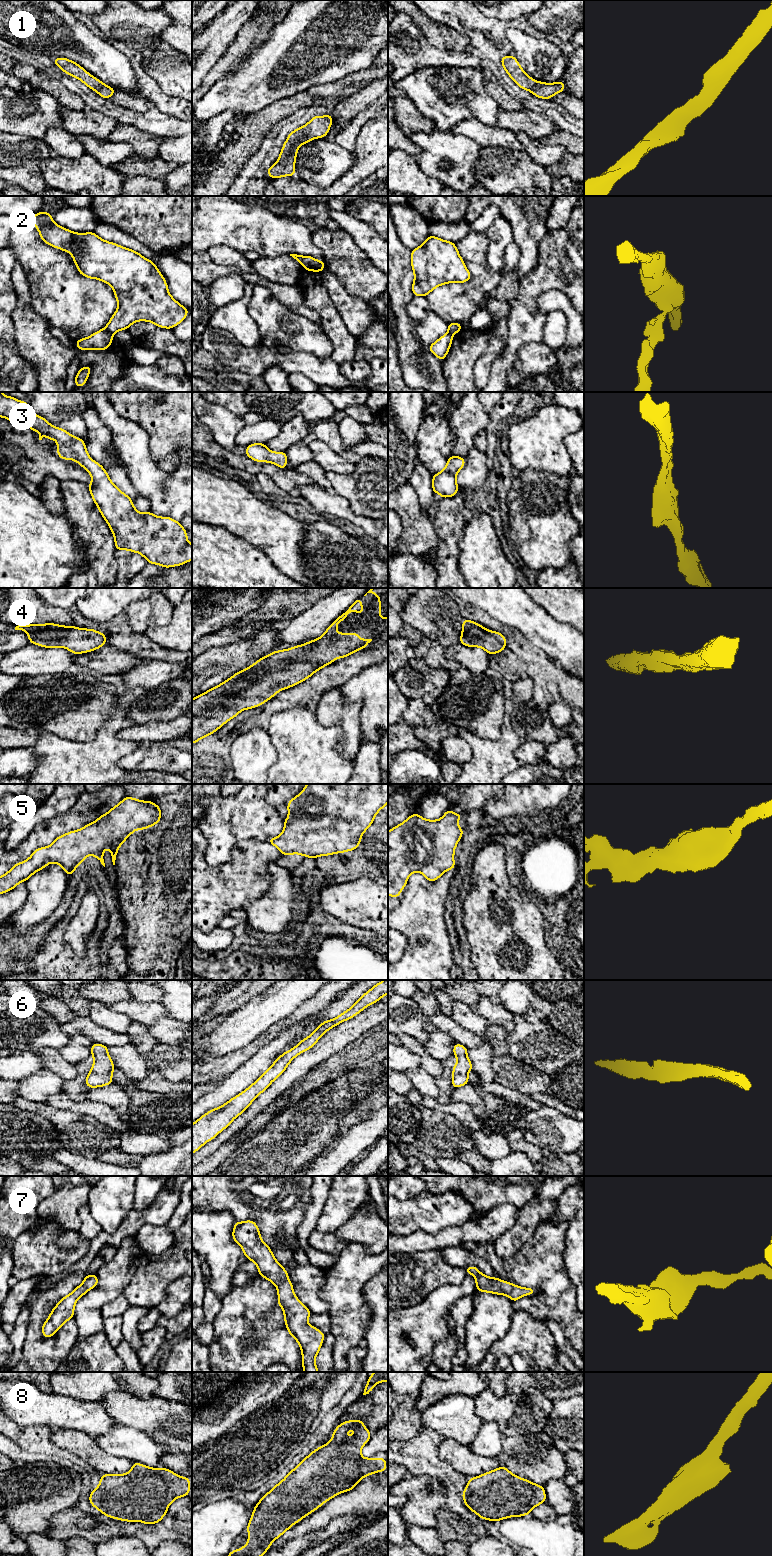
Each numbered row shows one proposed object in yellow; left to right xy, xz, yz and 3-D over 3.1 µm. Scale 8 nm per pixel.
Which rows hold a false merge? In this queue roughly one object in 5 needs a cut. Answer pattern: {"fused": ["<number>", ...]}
{"fused": ["2"]}

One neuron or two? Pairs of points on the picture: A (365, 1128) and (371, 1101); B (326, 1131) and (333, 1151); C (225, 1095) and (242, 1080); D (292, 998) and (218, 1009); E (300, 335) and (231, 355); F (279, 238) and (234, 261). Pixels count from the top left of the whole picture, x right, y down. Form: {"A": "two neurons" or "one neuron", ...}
{"A": "two neurons", "B": "two neurons", "C": "one neuron", "D": "two neurons", "E": "two neurons", "F": "two neurons"}

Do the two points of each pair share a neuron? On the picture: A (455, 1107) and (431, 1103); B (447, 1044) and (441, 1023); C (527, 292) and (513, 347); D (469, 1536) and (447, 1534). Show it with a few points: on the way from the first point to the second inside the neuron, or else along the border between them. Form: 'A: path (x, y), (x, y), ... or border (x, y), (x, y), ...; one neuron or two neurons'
A: path (449, 1107), (437, 1106); one neuron
B: border (437, 1028), (445, 1031), (456, 1042); two neurons
C: path (526, 306), (526, 326), (521, 333); one neuron
D: path (464, 1534), (452, 1534); one neuron

